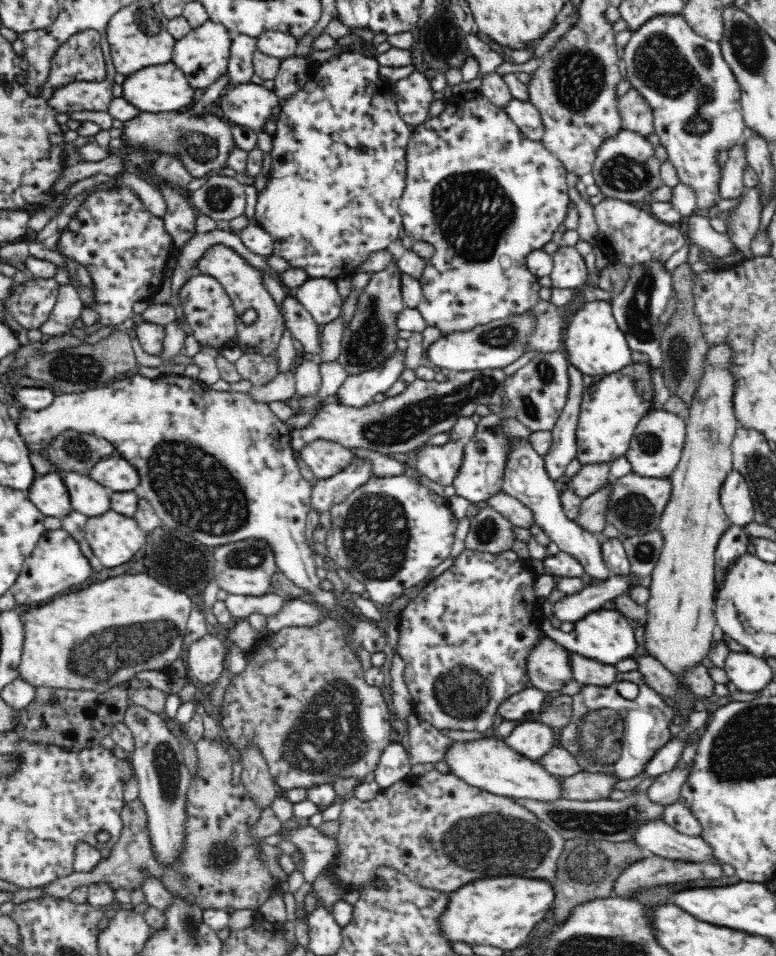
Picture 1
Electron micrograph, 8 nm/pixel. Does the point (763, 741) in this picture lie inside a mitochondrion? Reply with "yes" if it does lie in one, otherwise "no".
yes

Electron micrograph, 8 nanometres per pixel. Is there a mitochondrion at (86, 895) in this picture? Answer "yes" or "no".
no

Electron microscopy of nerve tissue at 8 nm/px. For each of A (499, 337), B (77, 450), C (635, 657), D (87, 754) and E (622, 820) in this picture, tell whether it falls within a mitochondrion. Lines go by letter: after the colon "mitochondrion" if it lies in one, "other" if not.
A: mitochondrion
B: mitochondrion
C: other
D: other
E: mitochondrion

